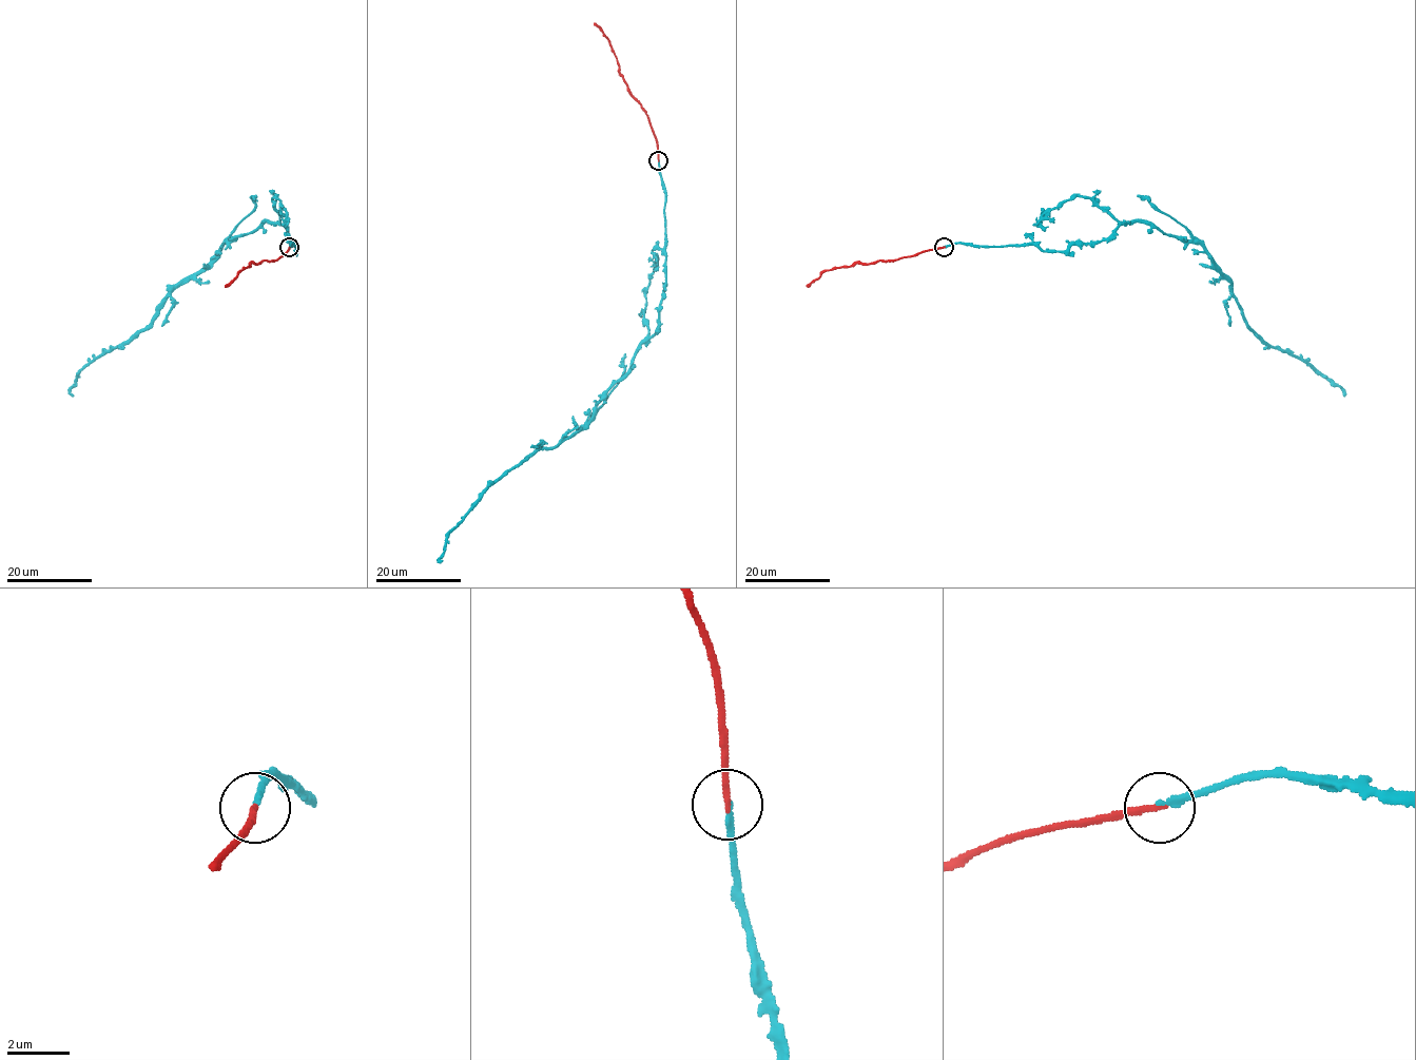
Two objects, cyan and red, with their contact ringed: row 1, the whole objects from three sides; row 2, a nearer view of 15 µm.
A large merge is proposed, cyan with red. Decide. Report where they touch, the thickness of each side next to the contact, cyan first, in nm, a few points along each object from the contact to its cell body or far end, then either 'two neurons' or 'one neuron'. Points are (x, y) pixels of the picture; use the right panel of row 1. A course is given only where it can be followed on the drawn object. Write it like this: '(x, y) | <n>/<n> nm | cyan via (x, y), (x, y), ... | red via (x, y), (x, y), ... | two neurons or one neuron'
(944, 247) | 190/200 nm | cyan via (944, 246), (1065, 251), (1120, 225), (1151, 223), (1197, 241), (1264, 341), (1302, 358), (1344, 397) | red via (944, 247), (825, 271), (807, 287) | one neuron

